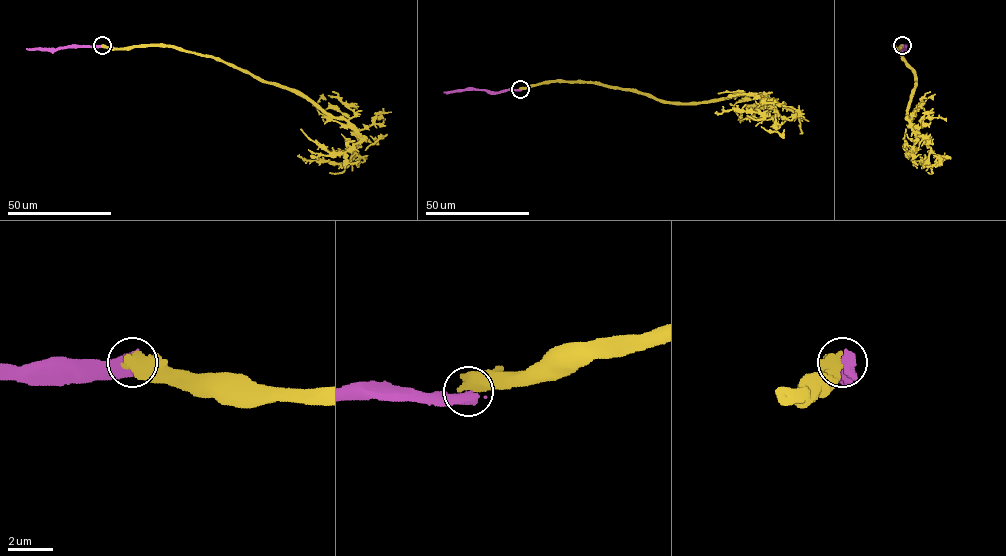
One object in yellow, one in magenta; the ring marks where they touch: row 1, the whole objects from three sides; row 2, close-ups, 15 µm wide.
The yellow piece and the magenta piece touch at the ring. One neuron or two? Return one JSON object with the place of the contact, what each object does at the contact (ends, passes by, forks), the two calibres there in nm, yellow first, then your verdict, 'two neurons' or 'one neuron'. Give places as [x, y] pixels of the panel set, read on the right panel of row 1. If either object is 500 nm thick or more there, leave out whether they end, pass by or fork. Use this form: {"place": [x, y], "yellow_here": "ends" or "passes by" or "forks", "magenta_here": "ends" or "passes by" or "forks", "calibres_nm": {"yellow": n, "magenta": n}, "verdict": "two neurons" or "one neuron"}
{"place": [902, 45], "calibres_nm": {"yellow": 700, "magenta": 650}, "verdict": "two neurons"}

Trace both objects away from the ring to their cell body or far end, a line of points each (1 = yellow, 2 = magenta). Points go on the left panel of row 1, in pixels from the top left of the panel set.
1: (102, 46), (177, 47), (218, 57), (302, 93), (356, 131), (355, 152), (340, 163), (305, 160), (299, 154)
2: (102, 46), (26, 48)

